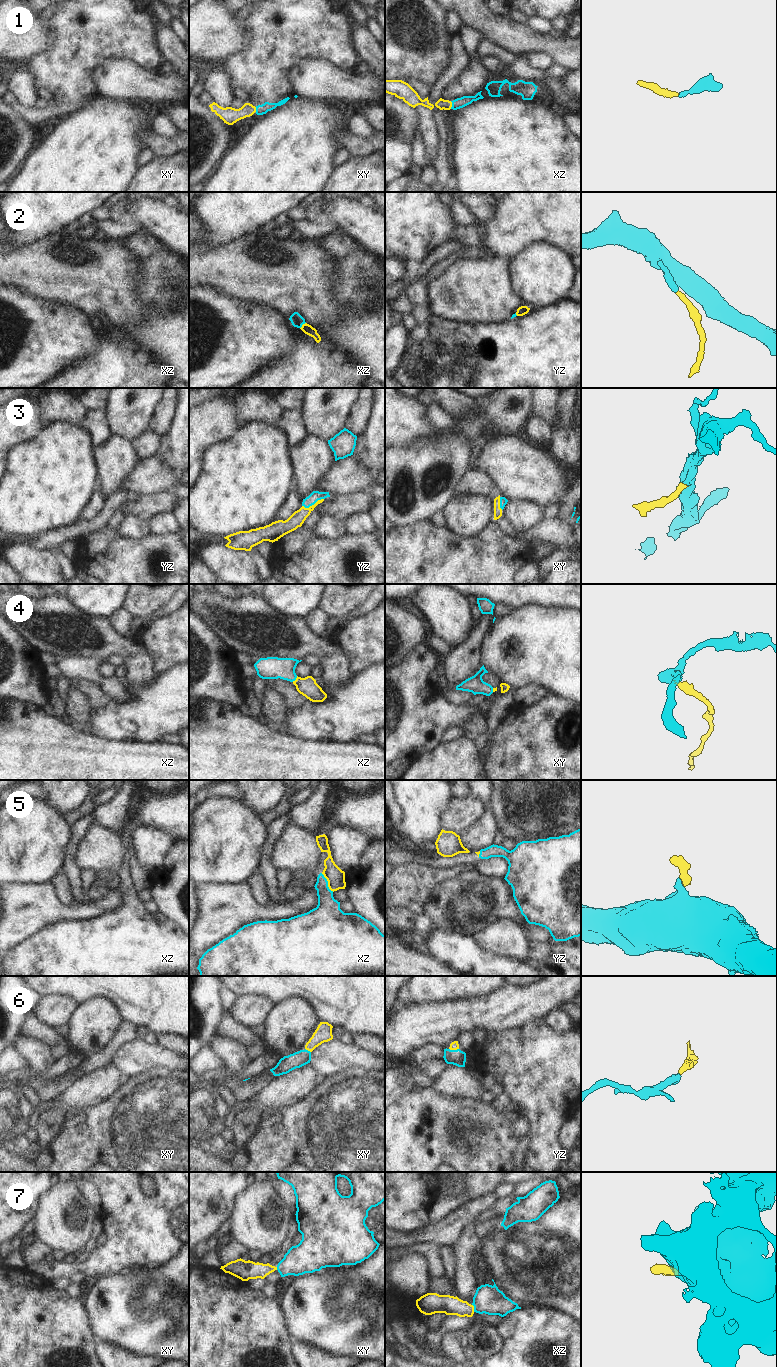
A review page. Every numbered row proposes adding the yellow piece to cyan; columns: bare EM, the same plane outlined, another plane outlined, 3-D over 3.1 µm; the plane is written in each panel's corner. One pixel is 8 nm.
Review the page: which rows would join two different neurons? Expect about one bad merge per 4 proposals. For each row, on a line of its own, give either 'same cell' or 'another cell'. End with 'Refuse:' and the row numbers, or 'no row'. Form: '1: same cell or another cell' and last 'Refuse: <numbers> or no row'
1: same cell
2: same cell
3: same cell
4: same cell
5: another cell
6: same cell
7: same cell
Refuse: 5

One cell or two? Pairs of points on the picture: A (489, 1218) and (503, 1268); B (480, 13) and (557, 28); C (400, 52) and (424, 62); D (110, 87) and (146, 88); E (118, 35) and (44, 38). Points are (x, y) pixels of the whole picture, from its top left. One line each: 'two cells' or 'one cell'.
A: two cells
B: two cells
C: one cell
D: one cell
E: two cells

